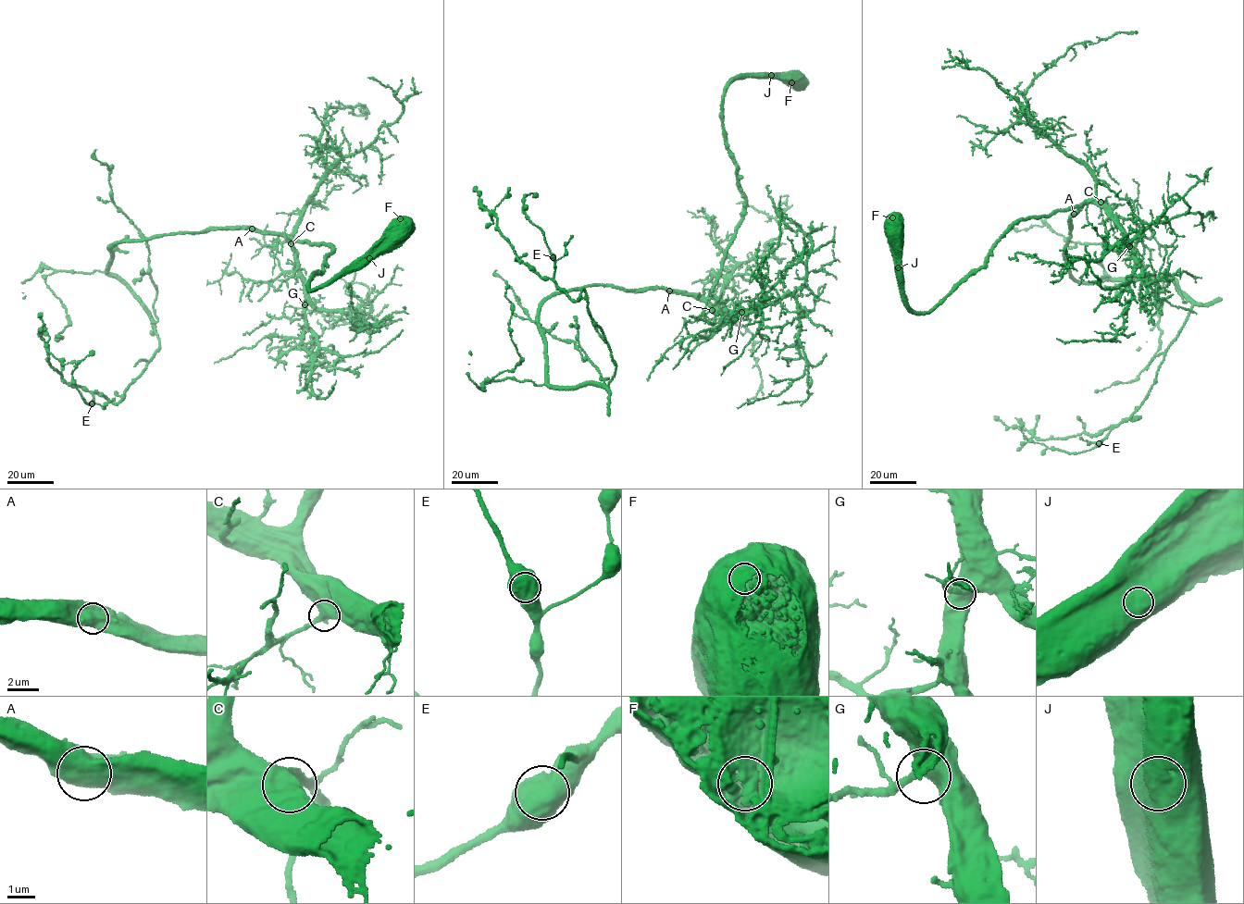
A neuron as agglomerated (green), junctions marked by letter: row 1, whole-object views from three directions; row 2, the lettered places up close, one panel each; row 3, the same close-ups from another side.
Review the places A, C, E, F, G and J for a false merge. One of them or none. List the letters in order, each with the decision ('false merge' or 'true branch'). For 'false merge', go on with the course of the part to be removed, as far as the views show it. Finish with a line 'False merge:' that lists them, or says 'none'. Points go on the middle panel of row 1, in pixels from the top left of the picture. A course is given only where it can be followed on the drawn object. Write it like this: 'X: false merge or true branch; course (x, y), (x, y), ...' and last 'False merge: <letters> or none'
A: true branch
C: true branch
E: true branch
F: true branch
G: true branch
J: true branch
False merge: none

